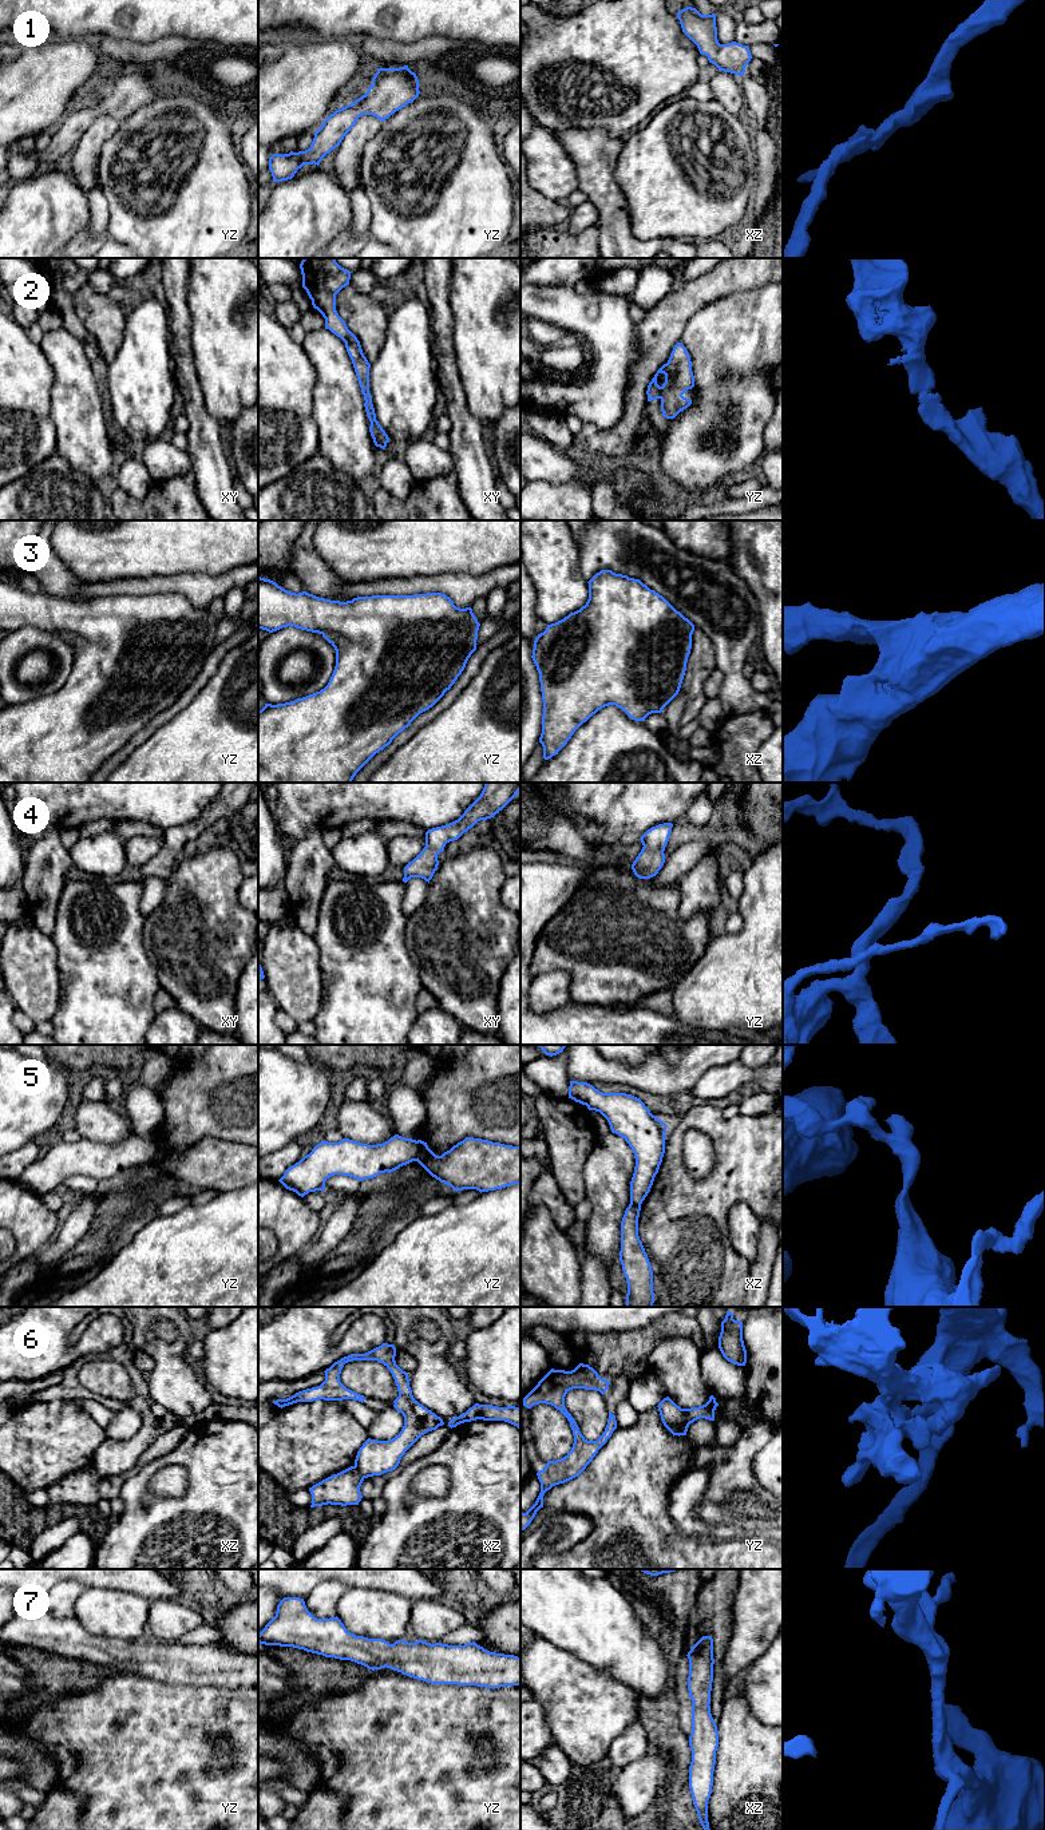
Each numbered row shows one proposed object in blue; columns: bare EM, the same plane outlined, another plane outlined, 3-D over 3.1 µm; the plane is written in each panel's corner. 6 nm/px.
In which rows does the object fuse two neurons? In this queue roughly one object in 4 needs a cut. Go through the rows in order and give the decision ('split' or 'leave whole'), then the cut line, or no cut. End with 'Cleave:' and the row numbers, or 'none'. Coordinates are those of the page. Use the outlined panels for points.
1: leave whole; no cut
2: leave whole; no cut
3: leave whole; no cut
4: leave whole; no cut
5: split; cut in yz along (418, 1141), (418, 1157), (415, 1160)
6: split; cut in yz along (683, 1409), (689, 1424)
7: leave whole; no cut
Cleave: 5, 6

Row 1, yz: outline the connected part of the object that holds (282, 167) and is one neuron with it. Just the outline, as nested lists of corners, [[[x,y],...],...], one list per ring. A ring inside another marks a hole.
[[[408,66],[377,68],[368,91],[352,104],[336,110],[314,132],[310,147],[305,151],[273,154],[269,170],[273,182],[292,179],[304,165],[320,165],[322,158],[340,146],[361,115],[373,115],[381,122],[412,103],[419,96],[419,80]]]

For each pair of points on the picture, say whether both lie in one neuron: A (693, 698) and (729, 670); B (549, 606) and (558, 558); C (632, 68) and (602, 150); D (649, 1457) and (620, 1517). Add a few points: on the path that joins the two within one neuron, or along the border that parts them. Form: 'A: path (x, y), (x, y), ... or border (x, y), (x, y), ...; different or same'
A: border (709, 637), (717, 668); different
B: path (557, 594), (557, 570); same
C: border (577, 129), (604, 129), (610, 135), (621, 137); different
D: path (634, 1472), (626, 1485), (626, 1502); same

